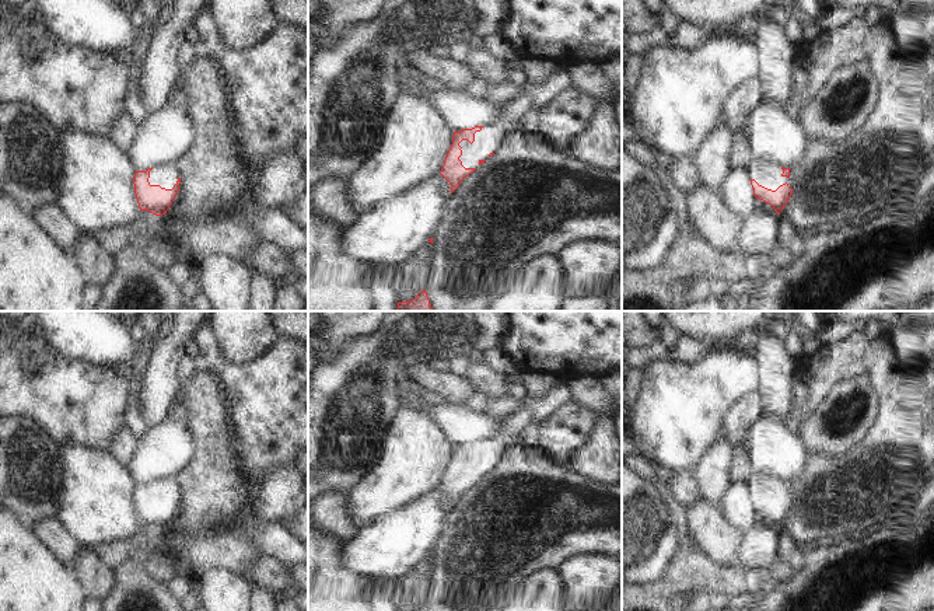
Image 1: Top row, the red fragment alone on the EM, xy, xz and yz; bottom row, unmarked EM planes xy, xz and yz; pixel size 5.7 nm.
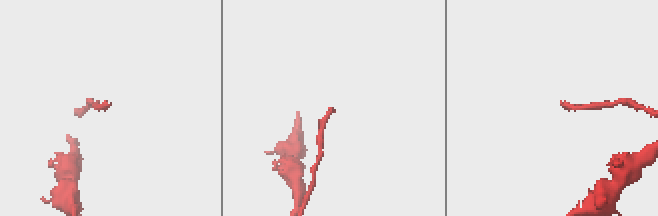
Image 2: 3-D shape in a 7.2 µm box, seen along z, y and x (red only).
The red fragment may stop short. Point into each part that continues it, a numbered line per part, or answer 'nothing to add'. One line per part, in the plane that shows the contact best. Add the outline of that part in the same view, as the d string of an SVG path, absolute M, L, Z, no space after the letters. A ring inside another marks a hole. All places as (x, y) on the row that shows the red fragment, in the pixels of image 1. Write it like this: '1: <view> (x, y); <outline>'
1: xz (488, 140); M563 64L542 83L524 83L520 87L521 92L500 107L496 118L475 133L472 144L468 140L459 143L462 165L479 168L479 161L487 160L490 153L497 151L504 136L520 128L520 119L527 111L541 109L571 85L570 76Z

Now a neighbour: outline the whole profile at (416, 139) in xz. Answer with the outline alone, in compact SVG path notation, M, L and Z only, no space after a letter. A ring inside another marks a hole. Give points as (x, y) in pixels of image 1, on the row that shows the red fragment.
M402 91L382 128L381 144L368 161L347 177L346 191L351 209L358 214L365 213L378 202L399 196L440 174L452 137L452 129L430 101L414 92Z

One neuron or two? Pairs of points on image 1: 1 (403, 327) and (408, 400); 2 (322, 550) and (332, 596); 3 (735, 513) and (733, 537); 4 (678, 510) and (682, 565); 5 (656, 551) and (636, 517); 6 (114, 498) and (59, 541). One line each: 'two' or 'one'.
1: two
2: one
3: two
4: two
5: one
6: two

